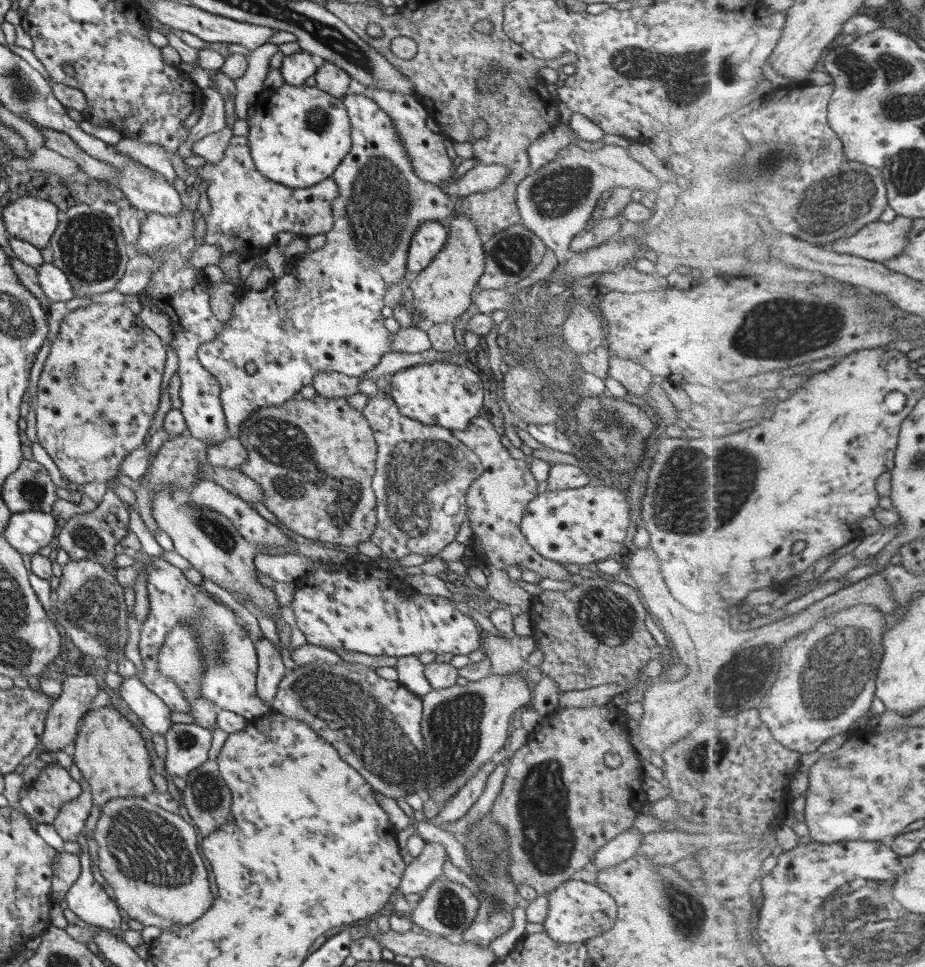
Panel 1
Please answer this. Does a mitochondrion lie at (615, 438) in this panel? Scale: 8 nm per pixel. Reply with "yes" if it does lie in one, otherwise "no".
yes

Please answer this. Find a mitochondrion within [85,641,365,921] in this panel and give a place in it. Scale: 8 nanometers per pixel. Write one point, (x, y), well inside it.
(151, 849)

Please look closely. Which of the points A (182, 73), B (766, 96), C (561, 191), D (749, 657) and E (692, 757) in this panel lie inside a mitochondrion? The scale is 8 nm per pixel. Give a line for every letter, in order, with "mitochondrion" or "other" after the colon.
A: other
B: other
C: mitochondrion
D: mitochondrion
E: mitochondrion

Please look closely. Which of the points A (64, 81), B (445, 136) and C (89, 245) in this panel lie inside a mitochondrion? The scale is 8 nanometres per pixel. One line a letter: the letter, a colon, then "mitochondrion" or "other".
A: other
B: other
C: mitochondrion

